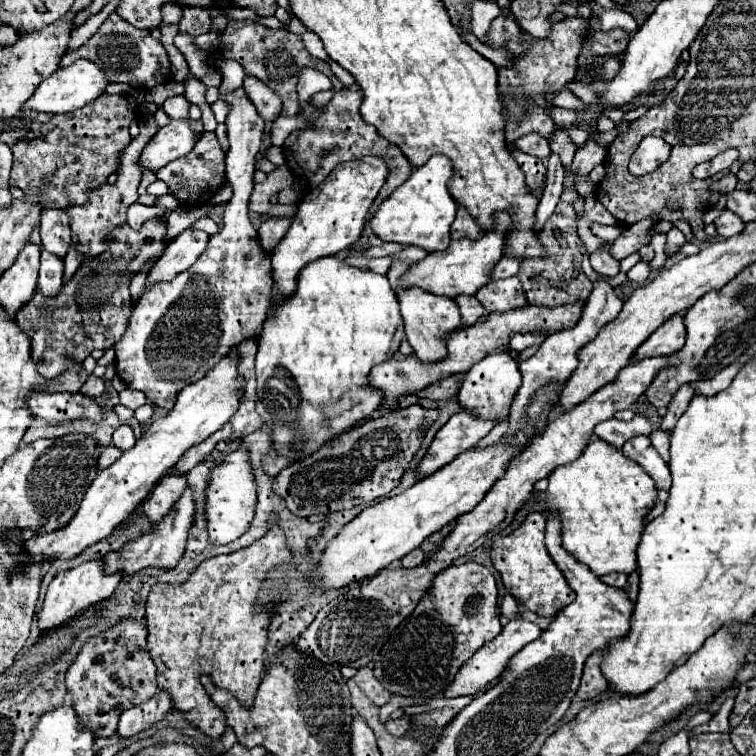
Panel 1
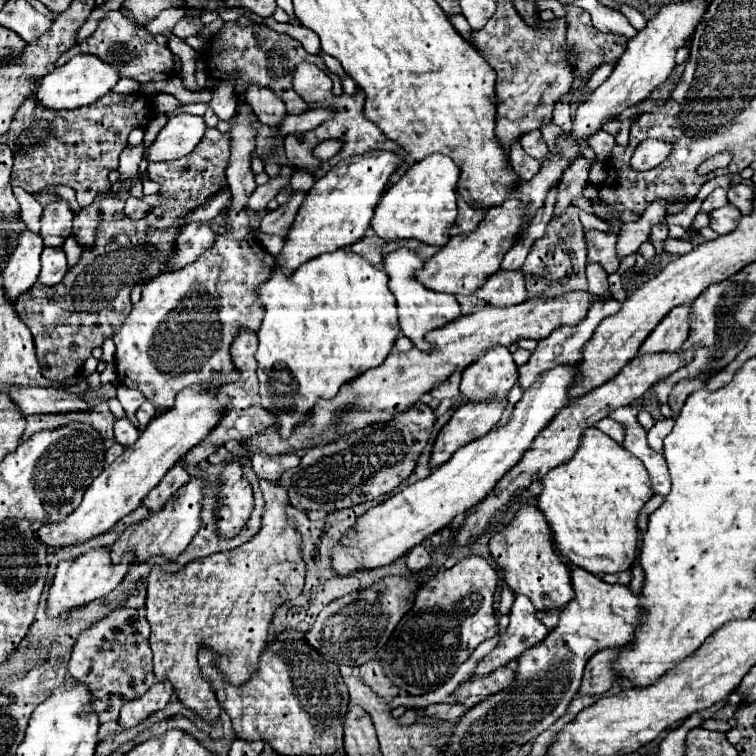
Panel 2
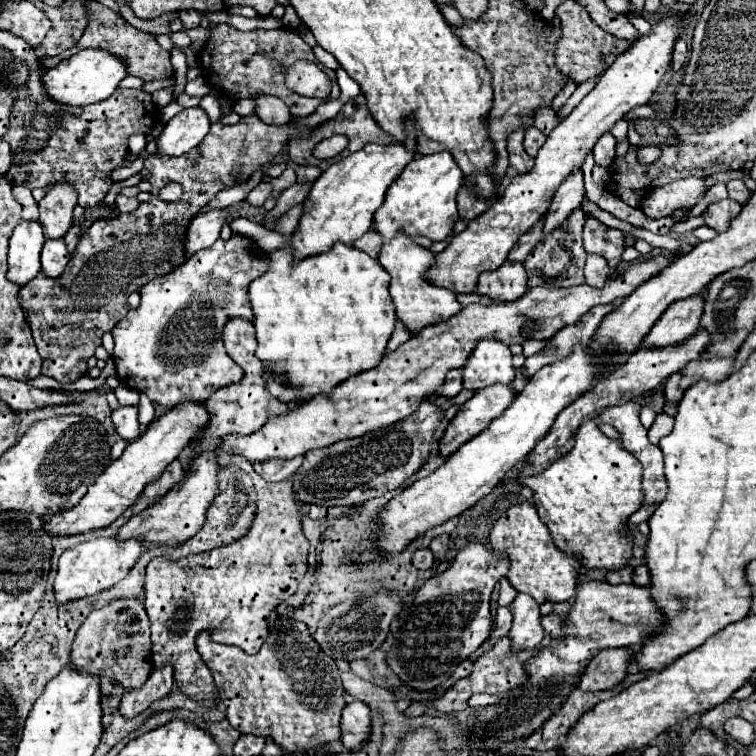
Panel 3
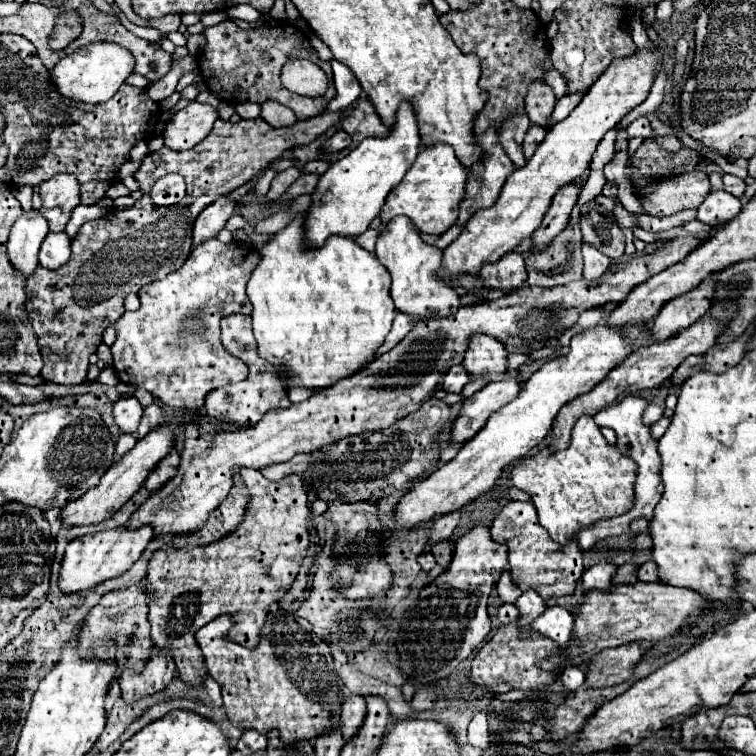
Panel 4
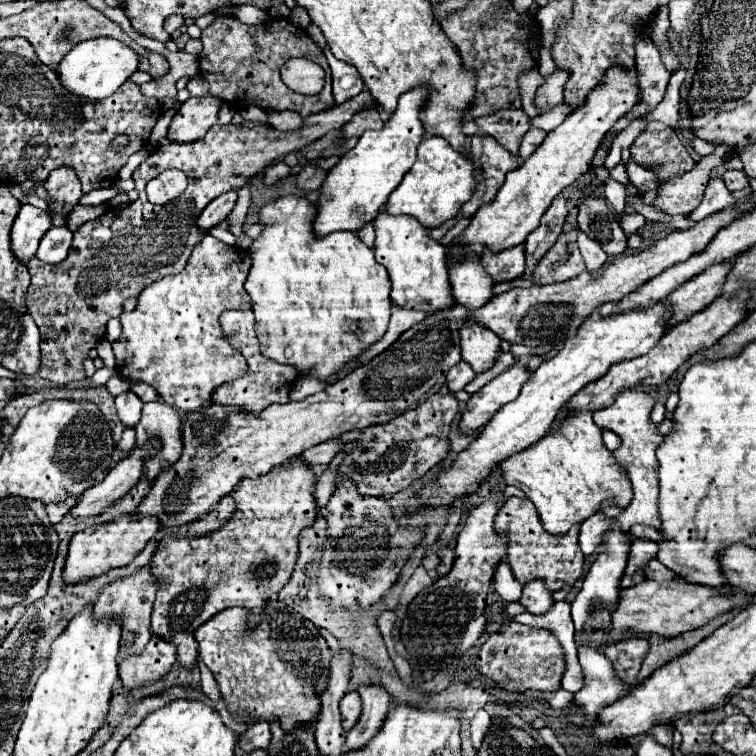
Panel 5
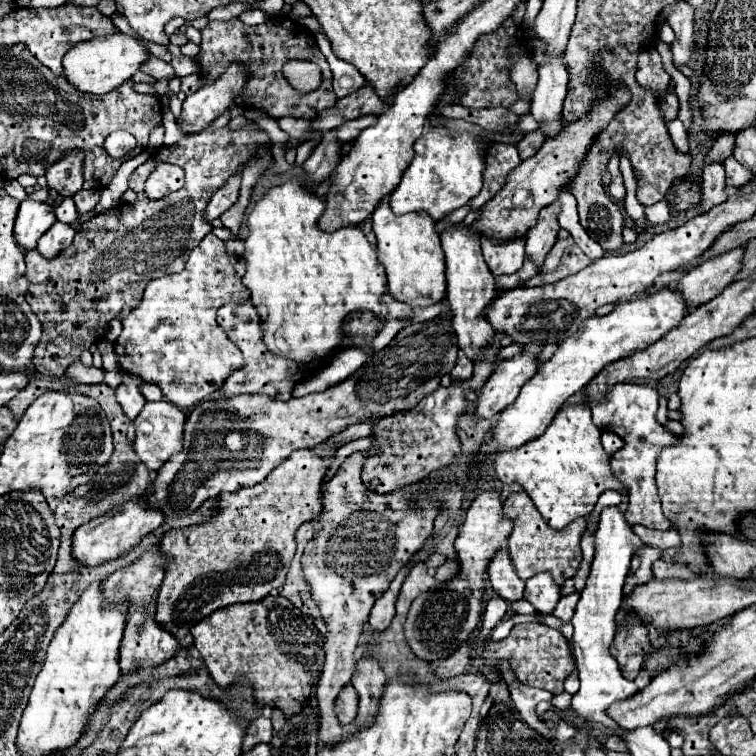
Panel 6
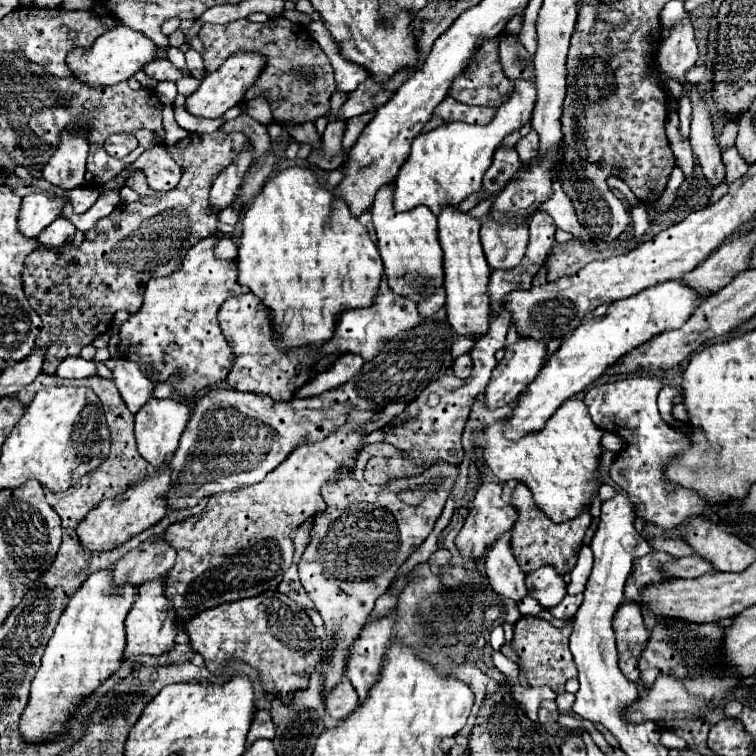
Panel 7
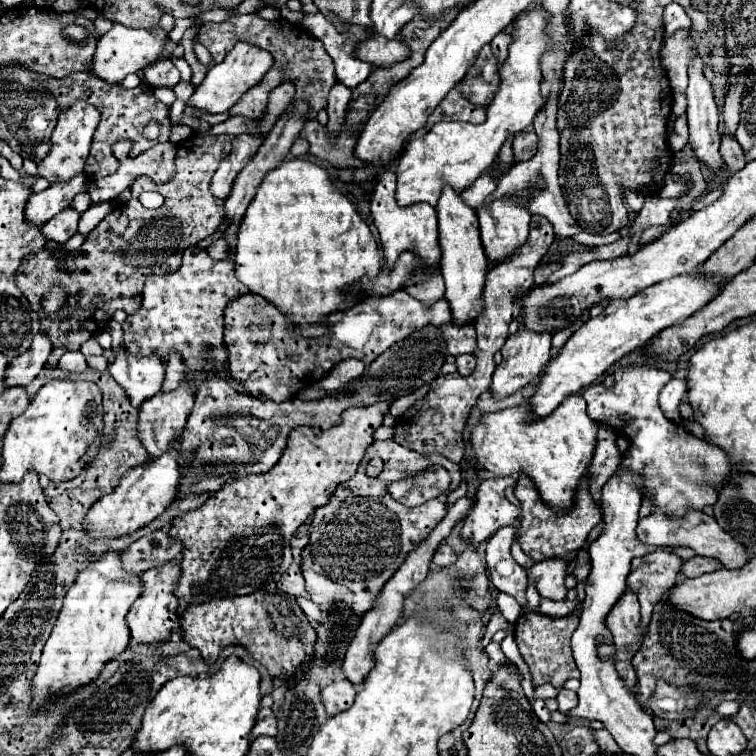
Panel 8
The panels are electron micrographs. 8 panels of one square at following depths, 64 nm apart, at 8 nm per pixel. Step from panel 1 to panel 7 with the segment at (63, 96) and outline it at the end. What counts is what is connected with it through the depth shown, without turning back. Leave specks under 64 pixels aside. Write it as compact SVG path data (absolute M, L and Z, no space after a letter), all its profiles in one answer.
M116 26L112 30L108 30L106 34L98 36L96 42L88 48L76 48L74 52L70 52L68 56L68 64L74 76L78 76L84 84L90 84L94 88L98 86L114 86L118 82L124 82L128 78L132 78L144 64L148 64L150 60L154 60L154 52L156 52L156 44L146 38L144 34L126 28L126 26Z

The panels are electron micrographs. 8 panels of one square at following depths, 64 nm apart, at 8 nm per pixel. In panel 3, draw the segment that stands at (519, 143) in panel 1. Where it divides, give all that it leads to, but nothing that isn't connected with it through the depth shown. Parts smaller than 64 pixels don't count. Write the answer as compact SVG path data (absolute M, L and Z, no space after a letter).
M528 128L526 130L526 136L524 136L524 150L528 152L528 156L536 156L538 154L538 148L542 148L542 144L546 142L546 136L538 130L538 128Z

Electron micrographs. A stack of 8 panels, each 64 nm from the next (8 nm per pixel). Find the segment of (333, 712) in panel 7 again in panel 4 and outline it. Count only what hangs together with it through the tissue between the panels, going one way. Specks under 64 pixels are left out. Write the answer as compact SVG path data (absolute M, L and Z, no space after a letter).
M350 696L342 704L340 712L340 732L344 740L348 740L348 736L354 736L354 732L358 732L364 718L366 718L366 700L362 700L362 696Z

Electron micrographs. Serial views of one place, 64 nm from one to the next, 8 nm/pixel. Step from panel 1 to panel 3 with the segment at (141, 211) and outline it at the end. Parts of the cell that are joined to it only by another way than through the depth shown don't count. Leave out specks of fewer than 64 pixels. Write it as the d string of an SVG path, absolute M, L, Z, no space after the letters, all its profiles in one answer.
M126 196L116 198L116 206L120 208L120 212L134 212L134 210L138 210L140 204L142 204L140 198L126 198Z

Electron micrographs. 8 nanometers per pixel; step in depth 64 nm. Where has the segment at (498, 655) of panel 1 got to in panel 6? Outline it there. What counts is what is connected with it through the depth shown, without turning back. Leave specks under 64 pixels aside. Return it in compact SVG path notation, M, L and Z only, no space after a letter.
M540 572L526 580L524 600L528 600L538 614L550 614L560 600L560 586L554 584L548 572Z

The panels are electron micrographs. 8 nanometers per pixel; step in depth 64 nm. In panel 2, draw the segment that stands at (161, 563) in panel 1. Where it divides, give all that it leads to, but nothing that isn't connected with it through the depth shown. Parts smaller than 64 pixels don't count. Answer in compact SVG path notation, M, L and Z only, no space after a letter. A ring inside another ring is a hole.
M190 480L176 492L176 496L170 498L170 502L160 512L152 512L150 518L140 524L132 524L116 540L116 544L110 546L112 562L120 564L120 560L124 558L126 552L132 552L136 556L134 564L142 564L152 556L164 556L166 560L176 560L186 550L186 546L190 544L190 540L194 538L194 534L200 528L200 508L202 508L202 490L204 488L206 488L204 480ZM136 540L144 546L136 546Z

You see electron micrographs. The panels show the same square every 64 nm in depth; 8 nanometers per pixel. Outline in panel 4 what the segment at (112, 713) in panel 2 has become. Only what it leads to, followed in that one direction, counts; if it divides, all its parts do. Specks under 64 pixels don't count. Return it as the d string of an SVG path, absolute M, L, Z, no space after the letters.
M136 584L124 590L116 590L110 594L104 594L100 604L90 610L90 614L84 620L84 628L80 630L78 638L78 652L86 658L98 658L104 660L104 648L108 642L116 644L116 680L122 674L122 668L134 668L134 672L142 672L142 664L150 658L150 622L148 622L148 592L144 590L144 584Z

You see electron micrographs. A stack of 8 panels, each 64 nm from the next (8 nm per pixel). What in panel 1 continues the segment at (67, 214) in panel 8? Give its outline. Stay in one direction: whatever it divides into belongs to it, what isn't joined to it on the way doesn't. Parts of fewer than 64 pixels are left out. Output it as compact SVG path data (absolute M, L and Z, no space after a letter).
M42 250L40 258L40 276L38 276L38 290L42 296L54 298L62 290L62 270L64 262L58 256L50 256L50 252Z

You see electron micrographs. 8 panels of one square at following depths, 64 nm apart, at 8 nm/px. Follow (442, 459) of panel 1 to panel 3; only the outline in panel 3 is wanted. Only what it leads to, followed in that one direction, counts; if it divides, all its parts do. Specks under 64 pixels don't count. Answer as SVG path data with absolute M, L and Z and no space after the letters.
M502 384L488 386L476 392L468 402L460 406L458 414L448 424L440 440L440 456L448 458L462 444L466 444L484 428L488 428L490 420L494 420L494 416L500 416L510 406L512 400L514 400L512 388Z

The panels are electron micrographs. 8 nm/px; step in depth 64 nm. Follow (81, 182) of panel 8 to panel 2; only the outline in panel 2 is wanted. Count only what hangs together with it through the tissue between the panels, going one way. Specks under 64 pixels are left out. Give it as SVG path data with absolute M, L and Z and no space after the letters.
M30 230L20 234L18 246L8 256L6 268L2 270L4 292L6 298L16 302L22 292L28 292L40 274L40 254L42 254L42 238L32 234Z

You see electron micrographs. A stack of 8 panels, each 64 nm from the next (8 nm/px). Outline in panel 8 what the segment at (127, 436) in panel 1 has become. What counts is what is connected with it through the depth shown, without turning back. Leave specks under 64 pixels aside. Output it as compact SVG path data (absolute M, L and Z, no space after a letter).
M120 350L116 354L116 360L110 364L108 372L124 388L134 408L140 408L144 400L158 394L164 380L164 366L158 356L134 358L130 352Z

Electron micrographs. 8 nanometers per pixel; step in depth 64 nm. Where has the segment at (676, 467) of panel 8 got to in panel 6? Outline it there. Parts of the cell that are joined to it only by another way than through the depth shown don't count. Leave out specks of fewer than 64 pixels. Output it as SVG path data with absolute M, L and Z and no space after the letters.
M616 384L604 402L592 404L592 420L600 430L610 430L624 440L624 448L612 454L612 472L614 476L628 486L628 510L626 522L630 526L642 524L656 530L670 530L672 522L662 514L662 504L656 488L656 458L662 448L676 442L676 436L664 430L662 424L654 420L658 410L658 392L646 384Z

